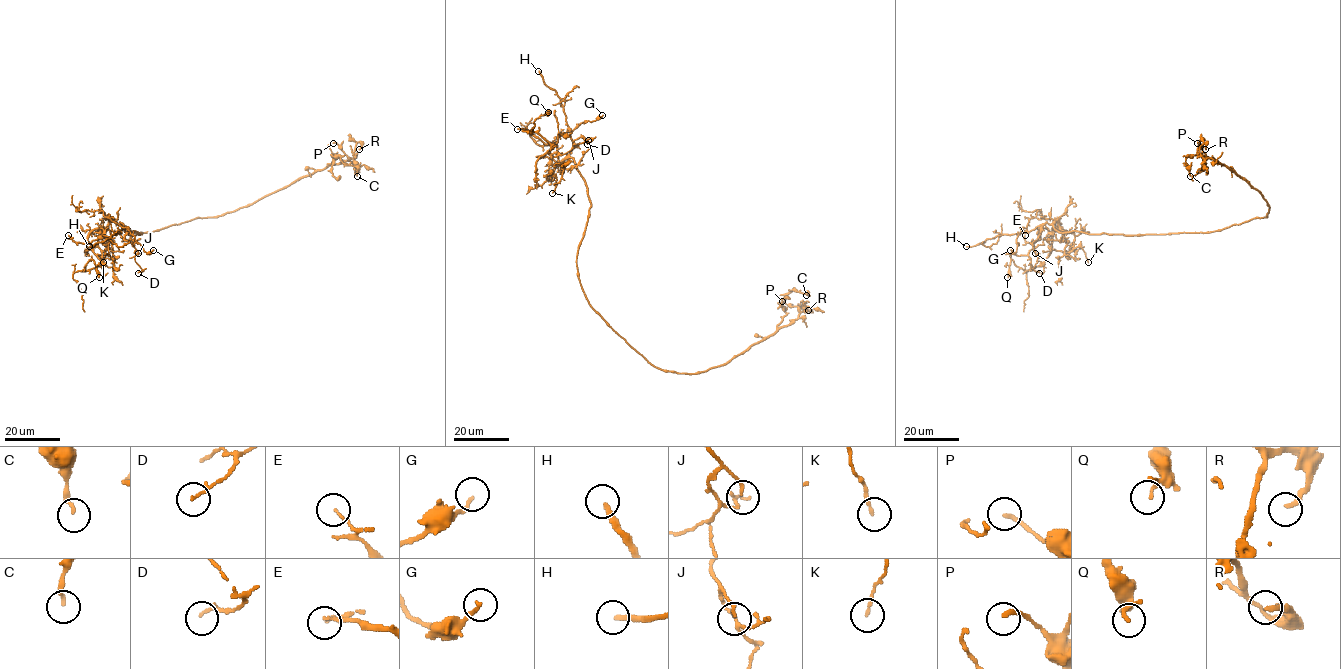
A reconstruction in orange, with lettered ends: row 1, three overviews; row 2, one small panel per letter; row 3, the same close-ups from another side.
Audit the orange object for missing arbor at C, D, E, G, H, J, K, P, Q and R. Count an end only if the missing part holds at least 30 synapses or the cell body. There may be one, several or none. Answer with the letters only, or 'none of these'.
H

